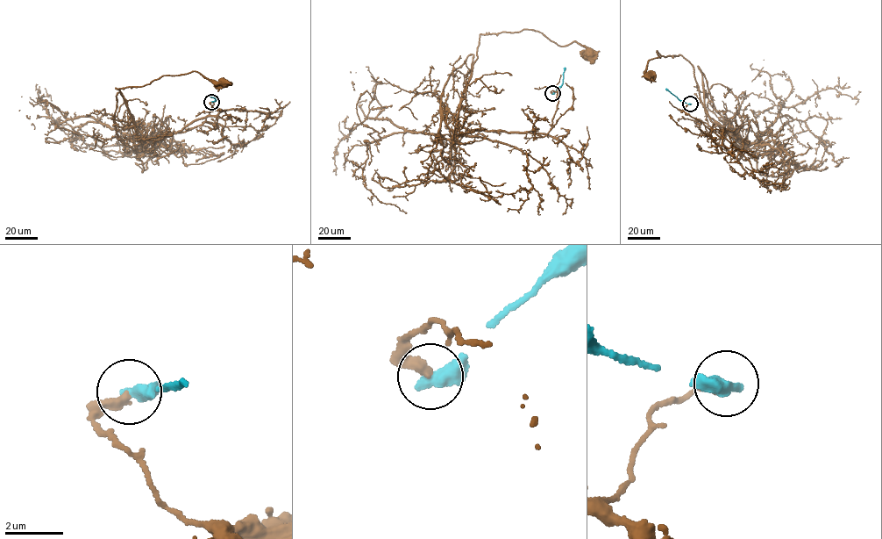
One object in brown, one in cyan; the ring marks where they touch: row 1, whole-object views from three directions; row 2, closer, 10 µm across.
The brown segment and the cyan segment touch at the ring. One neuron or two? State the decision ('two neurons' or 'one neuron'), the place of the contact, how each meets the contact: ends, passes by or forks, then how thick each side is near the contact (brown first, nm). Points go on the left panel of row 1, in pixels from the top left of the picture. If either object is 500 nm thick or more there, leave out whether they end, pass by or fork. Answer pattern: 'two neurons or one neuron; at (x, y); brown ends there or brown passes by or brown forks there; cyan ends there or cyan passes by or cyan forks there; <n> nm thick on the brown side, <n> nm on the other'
two neurons; at (211, 102); 360 nm thick on the brown side, 550 nm on the other

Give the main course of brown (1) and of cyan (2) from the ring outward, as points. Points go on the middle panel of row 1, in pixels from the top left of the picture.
1: (552, 93), (557, 110), (544, 137), (472, 131), (458, 121), (480, 34), (532, 29), (590, 53)
2: (552, 93), (562, 84), (565, 68)

